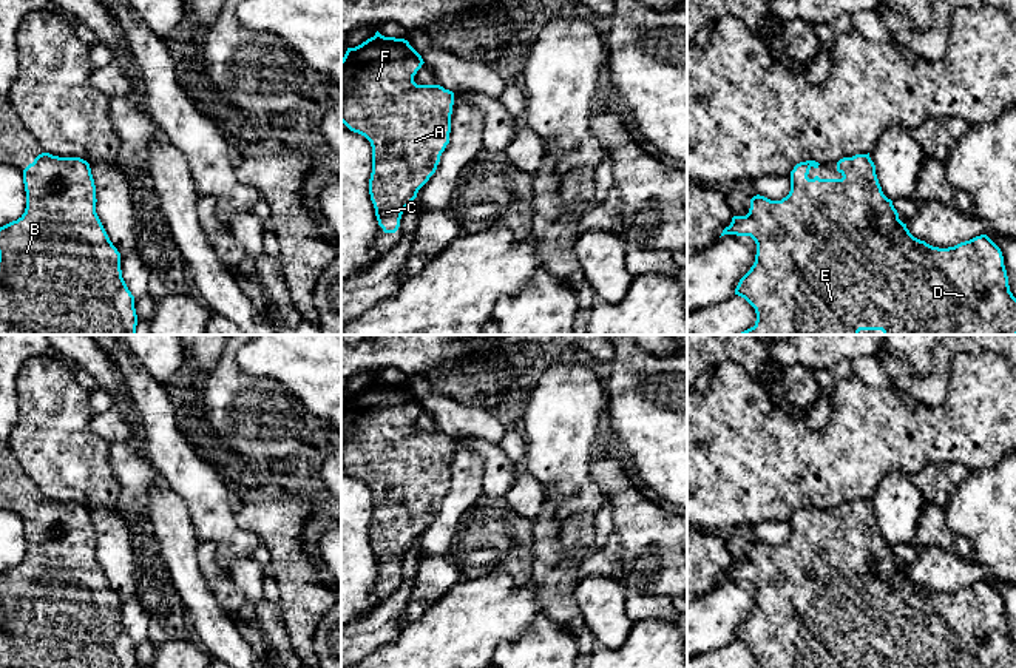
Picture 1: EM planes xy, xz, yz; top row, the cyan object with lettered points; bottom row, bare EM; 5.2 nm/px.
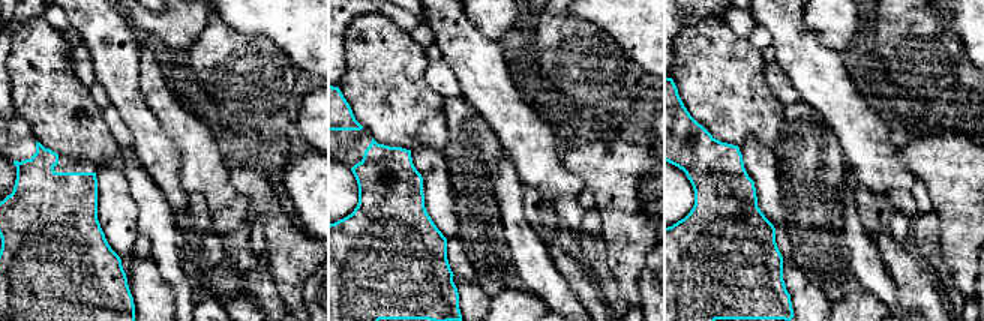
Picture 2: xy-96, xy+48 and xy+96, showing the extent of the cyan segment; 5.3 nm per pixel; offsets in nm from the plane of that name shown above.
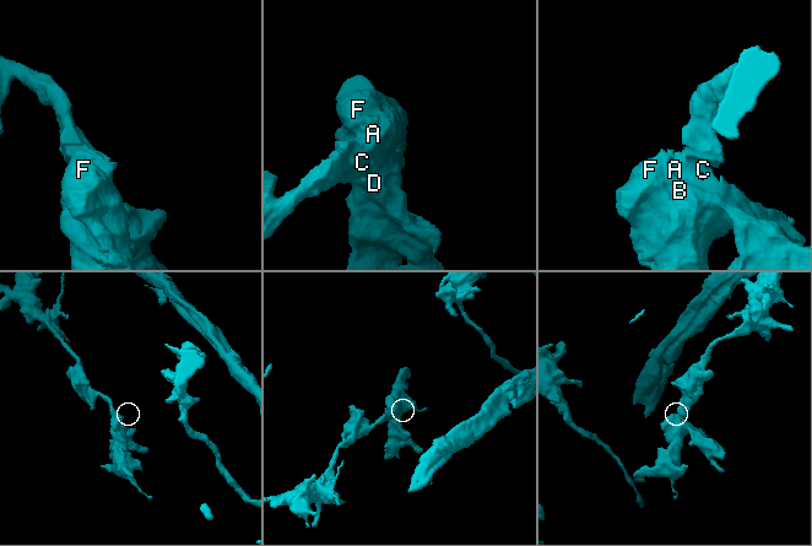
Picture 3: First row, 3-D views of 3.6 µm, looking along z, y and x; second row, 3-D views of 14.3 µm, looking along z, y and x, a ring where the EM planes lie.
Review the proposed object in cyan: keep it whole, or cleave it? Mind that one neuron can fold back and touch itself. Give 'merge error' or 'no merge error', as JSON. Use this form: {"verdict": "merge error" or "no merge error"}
{"verdict": "no merge error"}

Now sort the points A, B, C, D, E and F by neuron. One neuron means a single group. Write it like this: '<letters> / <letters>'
A B C D E F

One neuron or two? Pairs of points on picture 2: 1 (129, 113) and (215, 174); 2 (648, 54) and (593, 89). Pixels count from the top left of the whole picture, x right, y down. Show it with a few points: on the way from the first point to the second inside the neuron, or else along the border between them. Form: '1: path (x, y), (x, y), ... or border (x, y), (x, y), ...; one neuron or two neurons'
1: border (156, 119), (179, 152), (179, 177), (182, 182); two neurons
2: border (608, 33), (632, 59); two neurons

